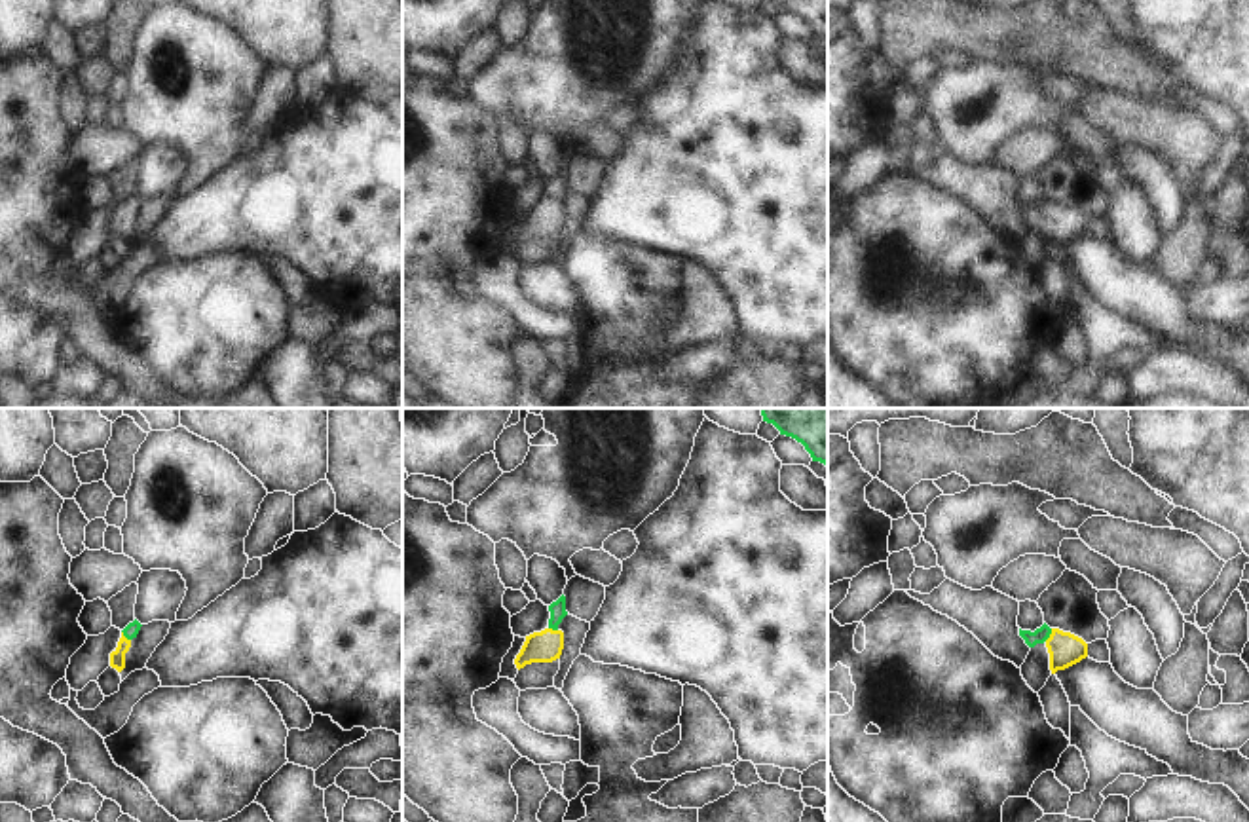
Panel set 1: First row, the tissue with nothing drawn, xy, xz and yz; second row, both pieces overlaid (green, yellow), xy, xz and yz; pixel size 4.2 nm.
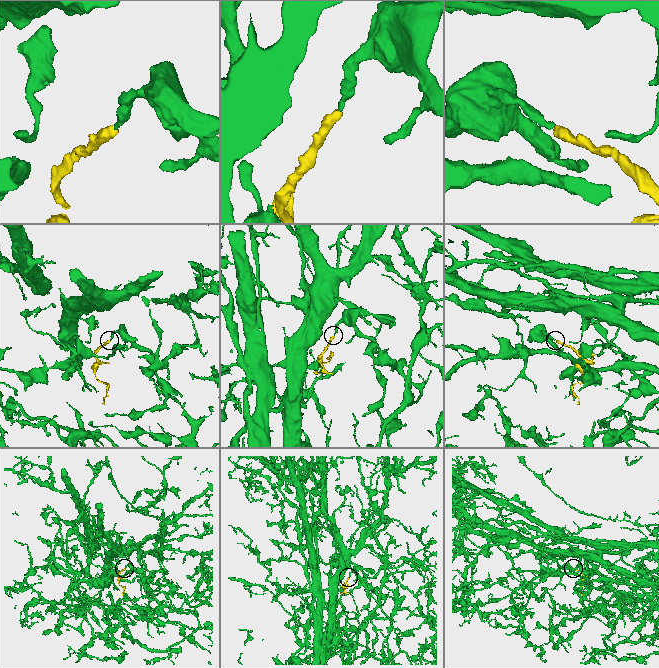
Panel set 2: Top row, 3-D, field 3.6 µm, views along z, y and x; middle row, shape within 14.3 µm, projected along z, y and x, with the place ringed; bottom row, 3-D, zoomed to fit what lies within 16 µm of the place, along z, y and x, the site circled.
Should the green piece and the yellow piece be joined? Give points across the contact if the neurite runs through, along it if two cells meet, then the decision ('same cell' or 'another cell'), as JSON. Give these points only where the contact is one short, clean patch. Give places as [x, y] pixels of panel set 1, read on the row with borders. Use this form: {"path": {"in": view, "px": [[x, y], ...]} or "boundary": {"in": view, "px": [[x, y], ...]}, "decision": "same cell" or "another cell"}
{"path": {"in": "yz", "px": [[1041, 635], [1050, 633], [1065, 650]]}, "decision": "same cell"}

